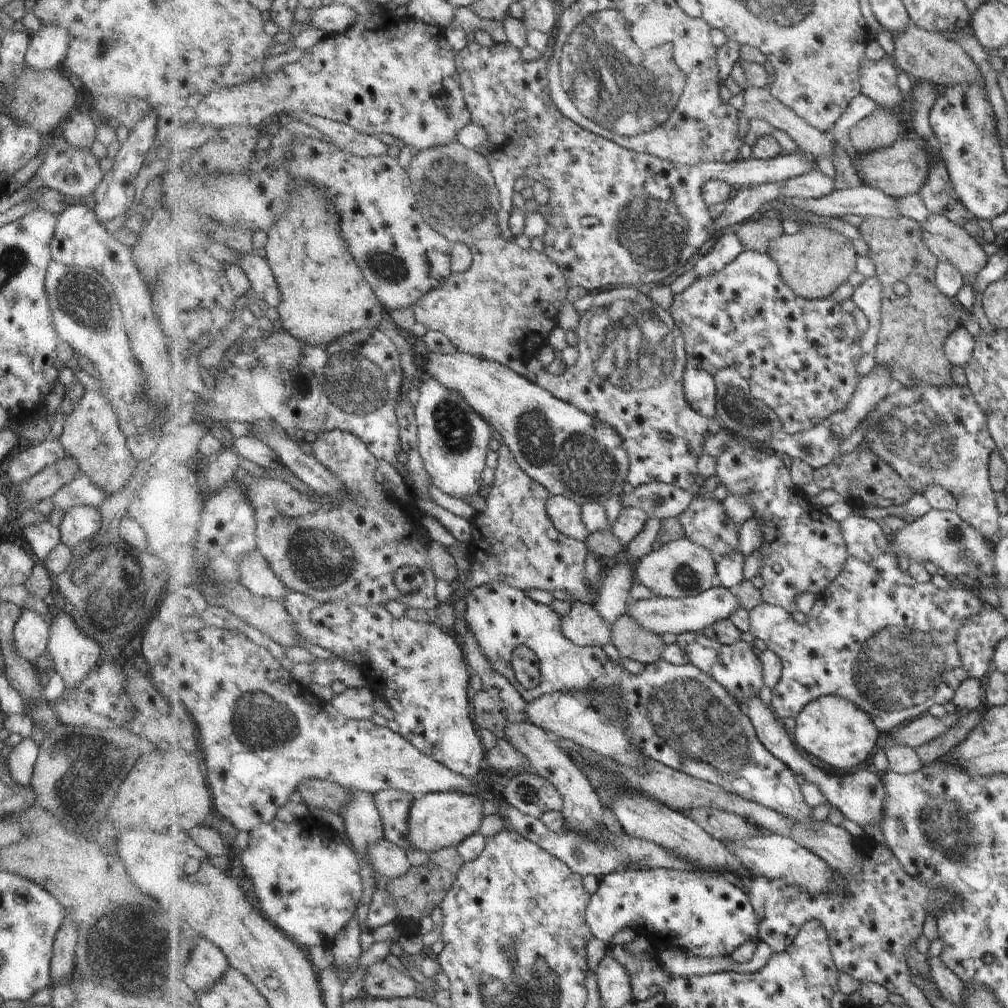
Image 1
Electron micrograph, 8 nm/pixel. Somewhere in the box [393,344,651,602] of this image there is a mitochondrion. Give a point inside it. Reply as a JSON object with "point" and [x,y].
{"point":[584,464]}

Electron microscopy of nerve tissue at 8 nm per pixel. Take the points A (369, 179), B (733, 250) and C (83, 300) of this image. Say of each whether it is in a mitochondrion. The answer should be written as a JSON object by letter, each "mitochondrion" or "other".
{"A":"other","B":"other","C":"mitochondrion"}

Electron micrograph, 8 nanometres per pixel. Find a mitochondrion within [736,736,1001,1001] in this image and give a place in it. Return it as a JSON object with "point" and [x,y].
{"point":[954,832]}

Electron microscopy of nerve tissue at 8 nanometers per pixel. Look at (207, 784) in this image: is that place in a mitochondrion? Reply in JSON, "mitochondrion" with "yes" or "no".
{"mitochondrion":"no"}

